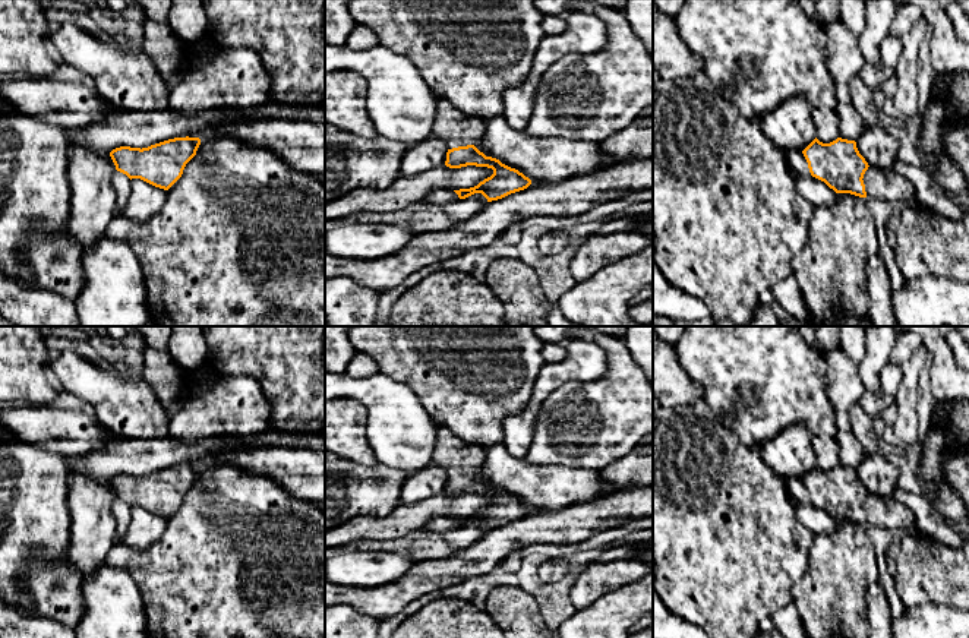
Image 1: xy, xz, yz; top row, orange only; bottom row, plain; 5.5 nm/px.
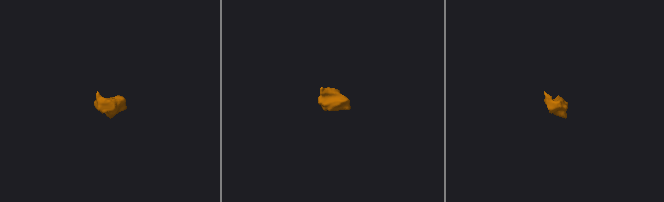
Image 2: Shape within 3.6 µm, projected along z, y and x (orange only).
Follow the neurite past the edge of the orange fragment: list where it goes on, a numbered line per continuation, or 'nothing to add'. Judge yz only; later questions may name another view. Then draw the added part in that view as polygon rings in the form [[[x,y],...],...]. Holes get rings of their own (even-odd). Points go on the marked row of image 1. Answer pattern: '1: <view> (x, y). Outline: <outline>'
1: yz (795, 160). Outline: [[[782,151],[783,157],[789,165],[789,168],[792,170],[792,173],[796,174],[811,174],[809,168],[808,168],[808,162],[802,154],[802,151]]]
2: yz (884, 185). Outline: [[[868,167],[862,180],[867,196],[878,200],[902,206],[909,198],[915,196],[913,183],[893,170]]]

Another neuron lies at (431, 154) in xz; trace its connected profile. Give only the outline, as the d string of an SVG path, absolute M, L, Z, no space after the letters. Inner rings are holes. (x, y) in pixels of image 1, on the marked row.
M432 135L427 140L407 149L400 168L400 176L410 177L441 168L446 161L448 146Z

